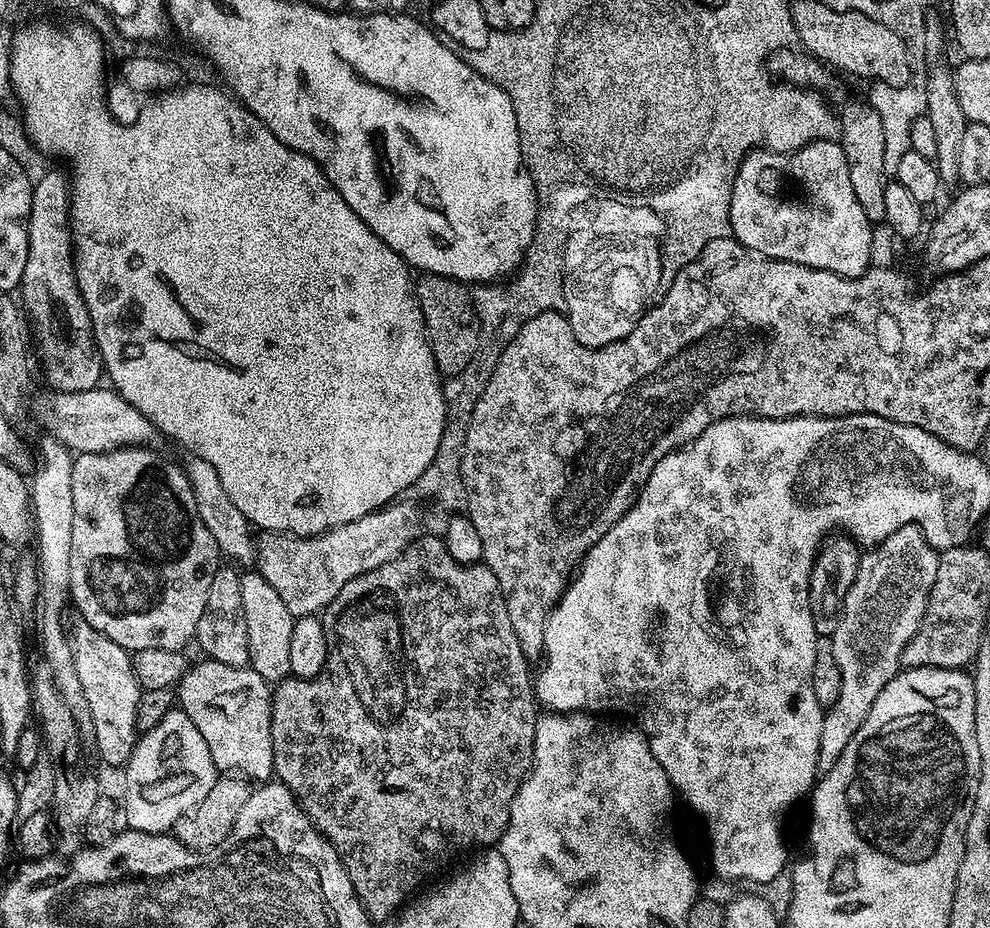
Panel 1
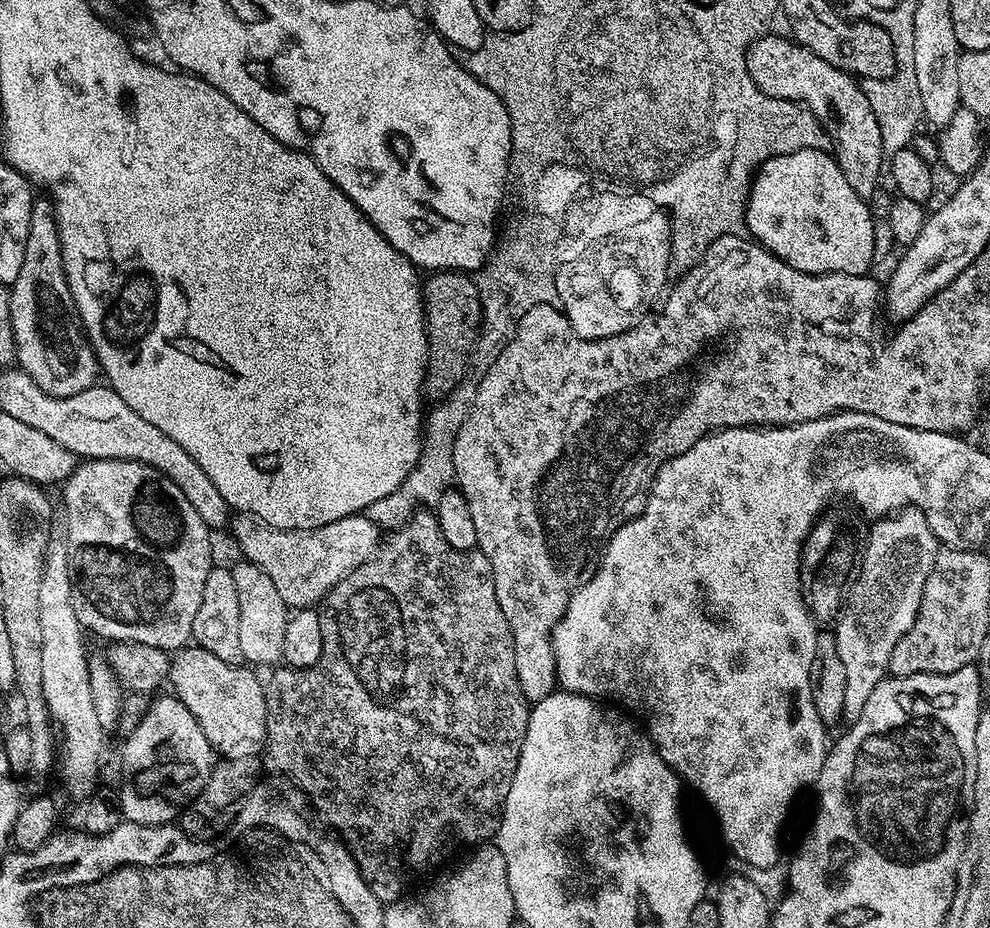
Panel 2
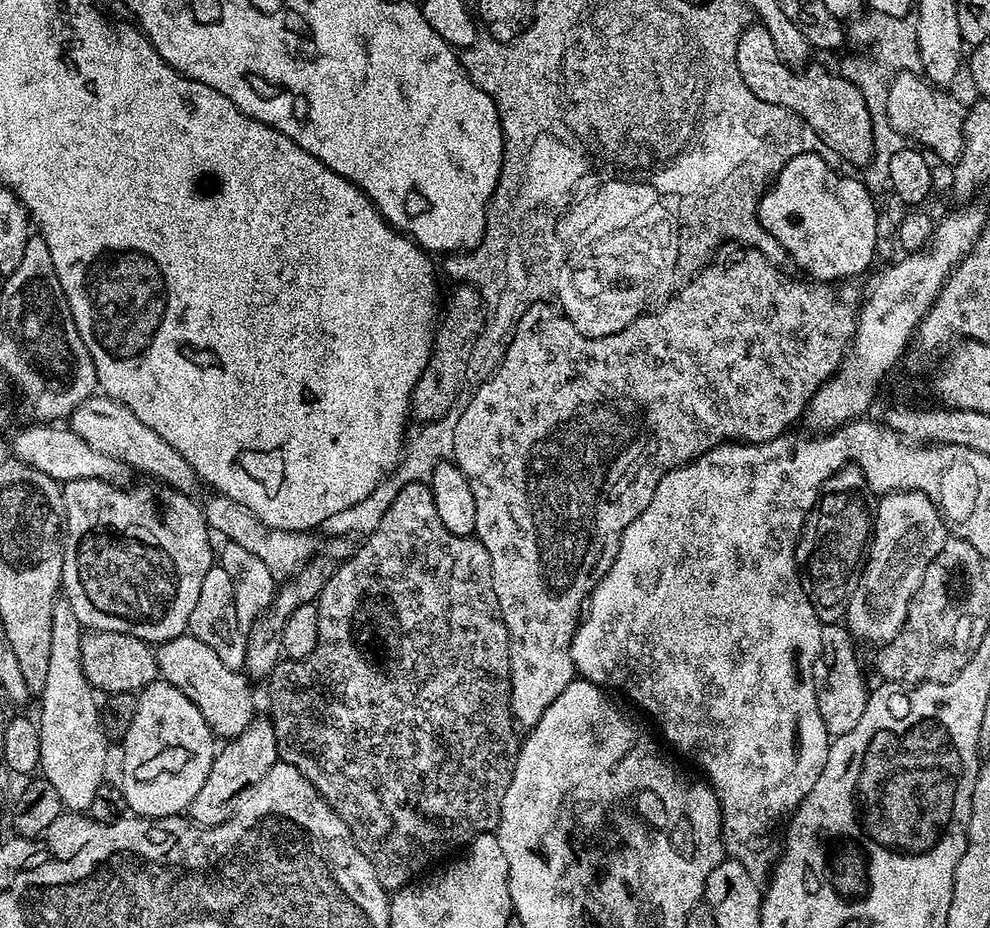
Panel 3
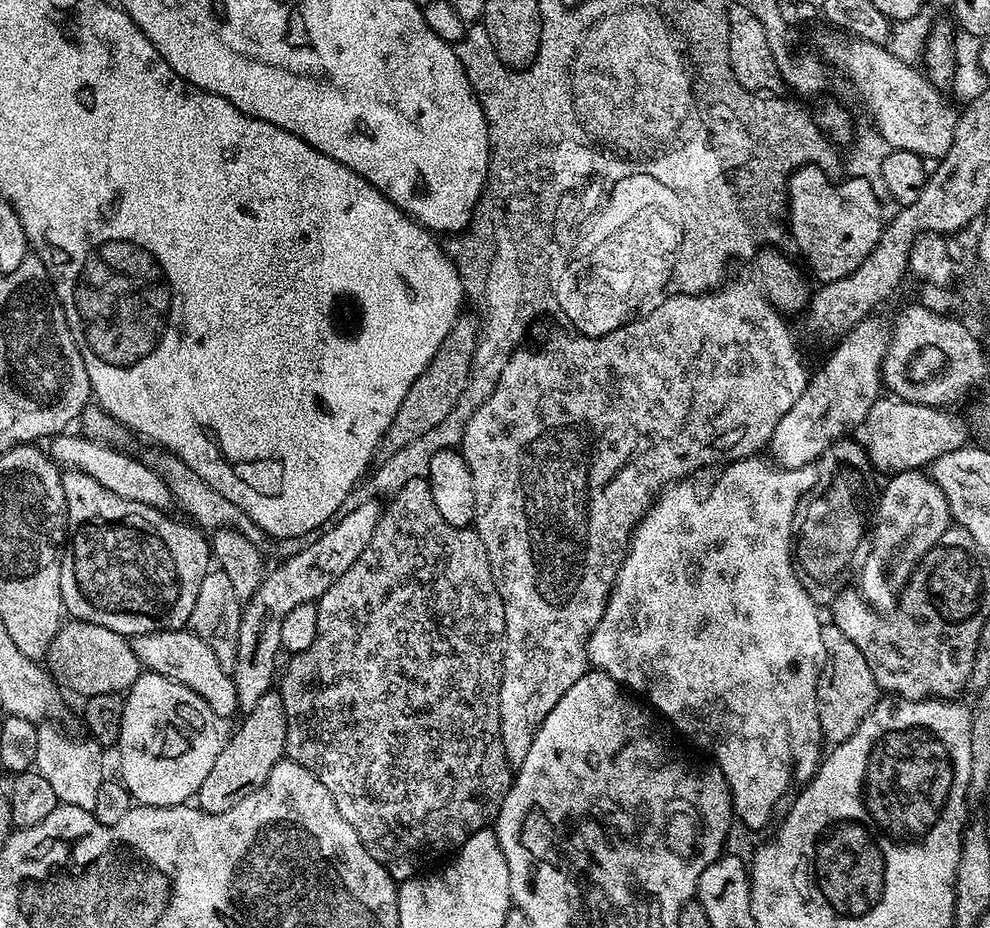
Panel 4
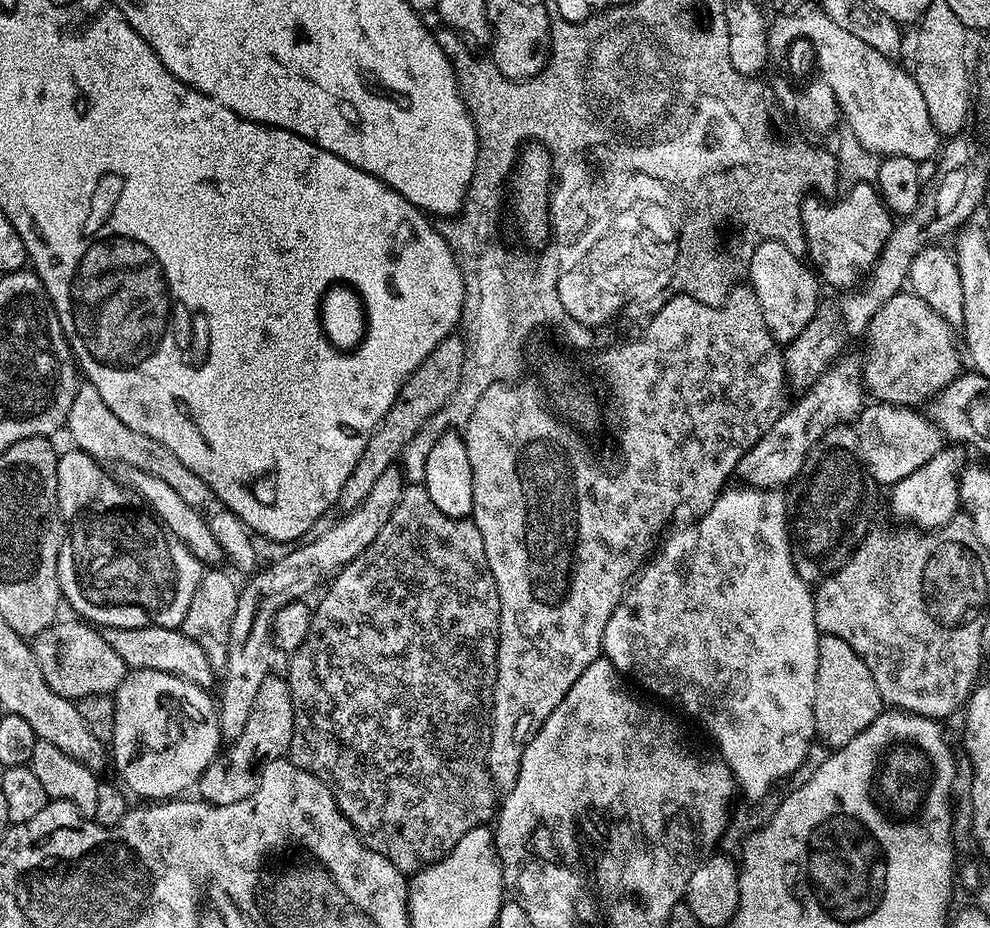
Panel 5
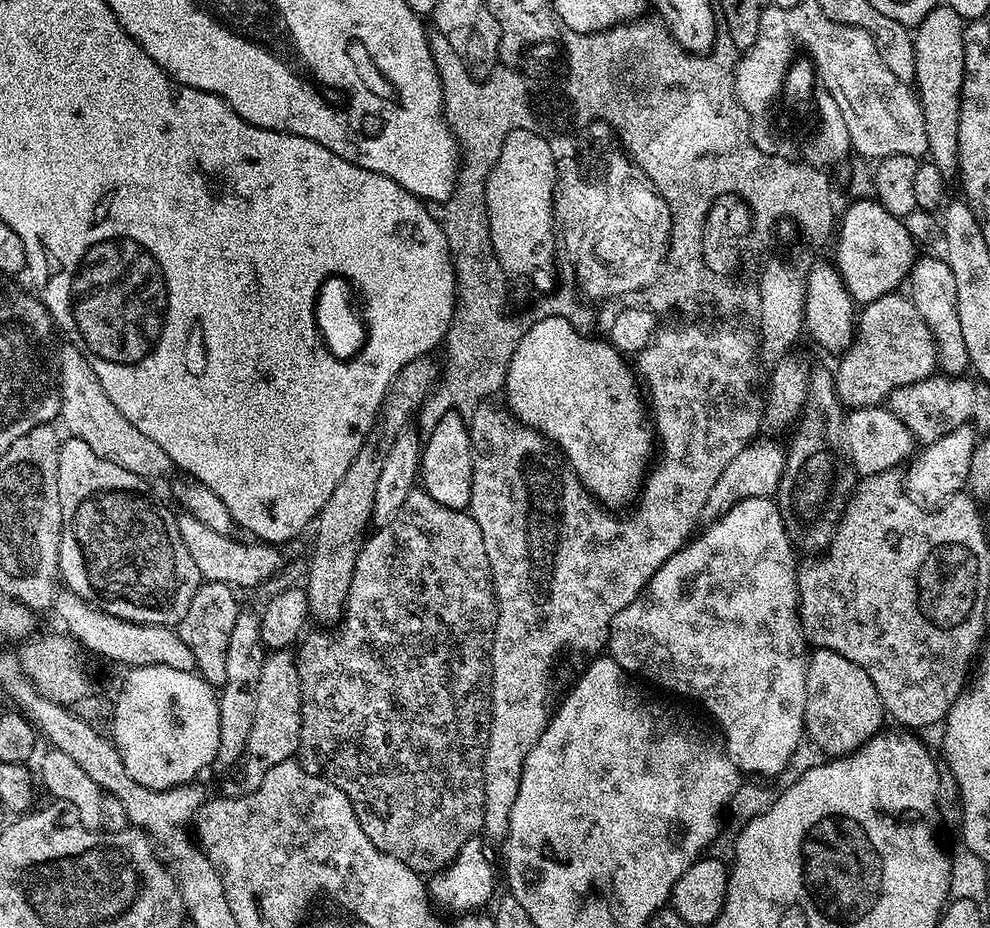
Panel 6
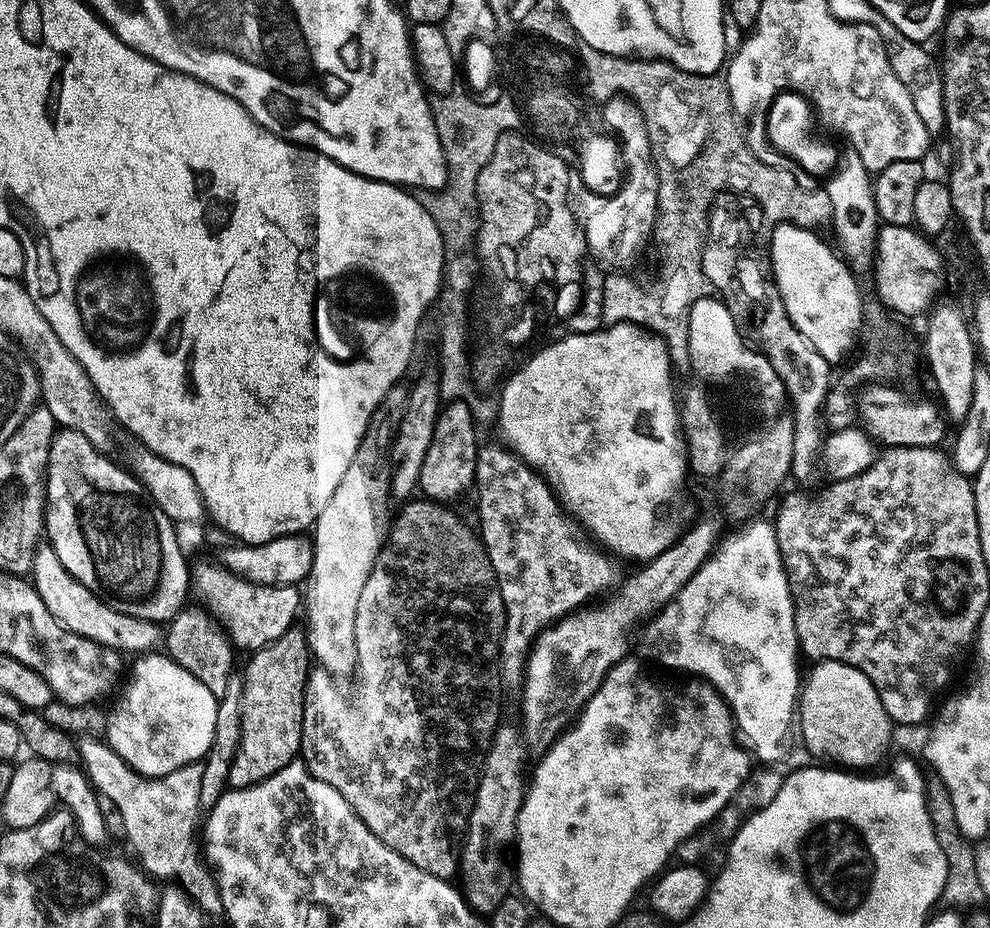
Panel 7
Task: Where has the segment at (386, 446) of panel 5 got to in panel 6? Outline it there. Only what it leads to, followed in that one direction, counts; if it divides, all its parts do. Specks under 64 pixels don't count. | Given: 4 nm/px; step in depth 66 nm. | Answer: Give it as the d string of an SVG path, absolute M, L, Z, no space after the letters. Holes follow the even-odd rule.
M432 354L420 356L414 362L402 366L402 370L388 387L388 393L382 402L380 412L376 415L372 431L365 438L358 454L350 462L346 474L338 482L334 494L330 494L326 506L320 512L318 517L320 529L316 532L316 553L313 554L312 565L308 568L306 591L311 619L321 620L324 623L321 625L335 625L344 615L358 551L357 545L354 546L352 543L365 535L364 527L369 527L378 478L381 477L382 464L390 454L392 444L411 425L408 424L411 420L413 423L414 417L441 379L442 368L438 360L436 364L434 357Z

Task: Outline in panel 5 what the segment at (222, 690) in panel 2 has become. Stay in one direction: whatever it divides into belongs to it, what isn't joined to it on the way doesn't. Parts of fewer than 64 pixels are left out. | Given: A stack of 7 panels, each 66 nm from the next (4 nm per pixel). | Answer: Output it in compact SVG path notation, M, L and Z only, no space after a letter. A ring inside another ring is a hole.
M162 626L105 628L103 634L106 642L114 646L114 650L121 655L124 664L128 665L129 669L162 670L205 690L211 689L214 673L206 654L202 654L202 646L198 646L194 638L186 638L186 634L180 628L163 628Z

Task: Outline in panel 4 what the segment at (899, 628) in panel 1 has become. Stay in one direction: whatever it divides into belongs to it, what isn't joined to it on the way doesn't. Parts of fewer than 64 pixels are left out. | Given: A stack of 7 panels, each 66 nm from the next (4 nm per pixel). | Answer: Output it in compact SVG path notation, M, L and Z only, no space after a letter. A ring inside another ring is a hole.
M913 470L895 473L889 480L892 481L885 486L880 496L880 505L877 508L875 505L874 523L870 528L870 547L858 568L858 591L865 602L877 610L896 607L900 593L907 586L916 565L953 523L946 494L942 494L931 475Z

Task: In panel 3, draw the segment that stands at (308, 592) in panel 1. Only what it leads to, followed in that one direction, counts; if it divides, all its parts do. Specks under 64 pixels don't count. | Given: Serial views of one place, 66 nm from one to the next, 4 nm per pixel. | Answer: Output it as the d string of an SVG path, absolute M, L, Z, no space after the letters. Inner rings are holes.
M219 494L209 497L209 500L202 504L204 521L209 529L215 535L217 532L218 535L225 536L223 539L227 543L242 546L249 554L258 557L270 569L270 574L274 574L276 581L291 581L317 555L315 535L271 528L266 526L266 522L262 522L262 518L258 518L258 514L254 514L254 510L246 510L246 506L234 502L234 498Z

